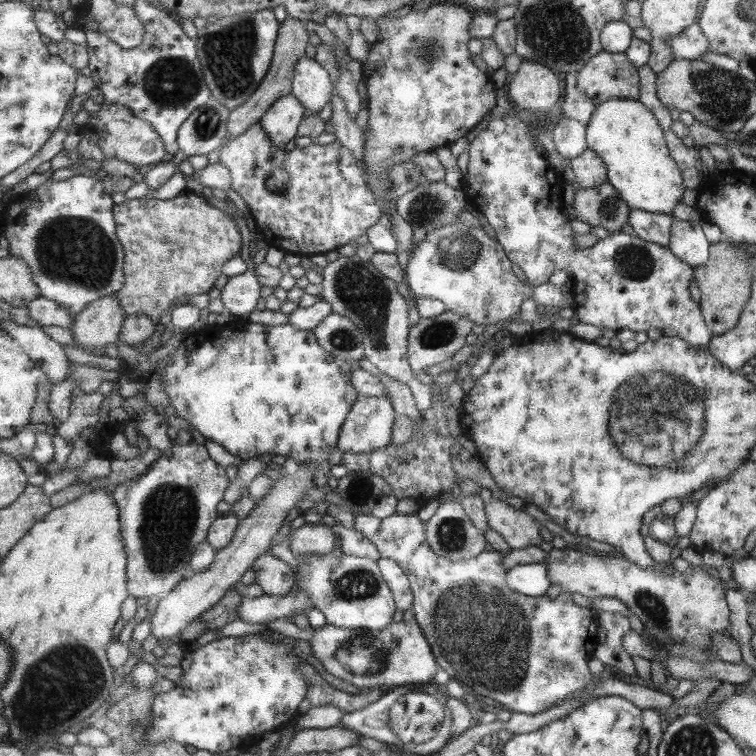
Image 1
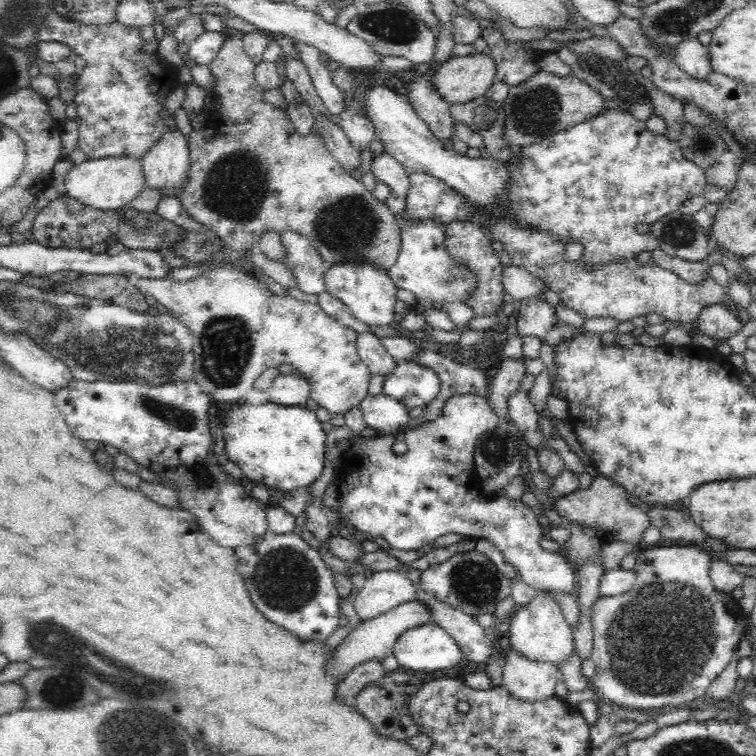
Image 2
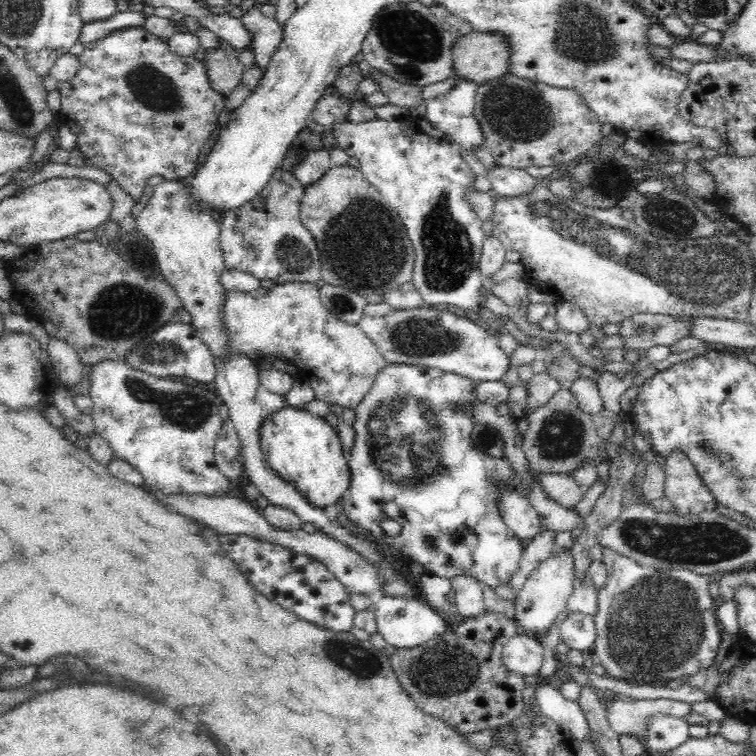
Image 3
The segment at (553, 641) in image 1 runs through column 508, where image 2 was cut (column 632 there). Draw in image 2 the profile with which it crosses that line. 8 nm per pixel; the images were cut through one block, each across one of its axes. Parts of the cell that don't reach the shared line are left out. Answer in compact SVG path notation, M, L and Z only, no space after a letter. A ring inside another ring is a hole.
M654 546L654 550L642 550L636 558L630 592L610 598L600 596L590 616L594 626L592 662L596 664L592 688L604 702L638 712L664 710L668 706L680 708L696 698L704 698L712 682L730 666L734 652L748 632L748 622L730 594L714 590L710 580L712 560L710 550L696 546Z

